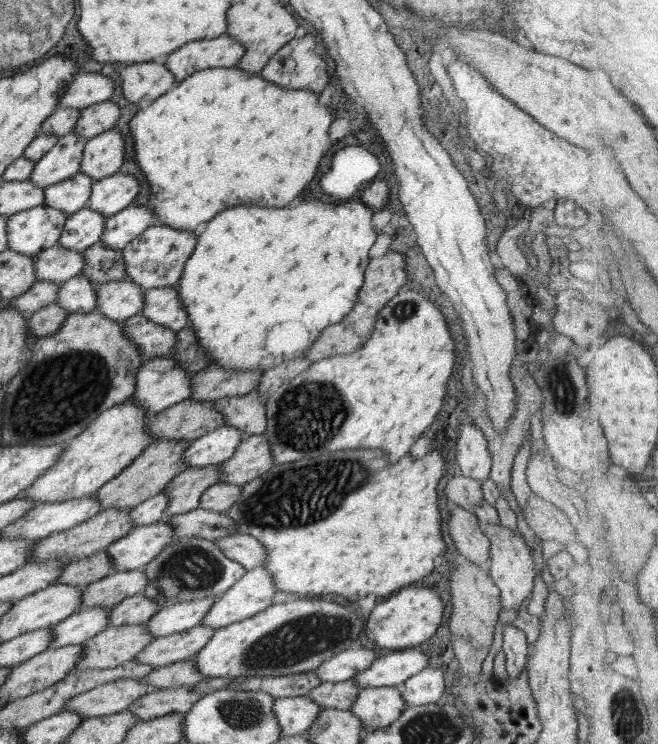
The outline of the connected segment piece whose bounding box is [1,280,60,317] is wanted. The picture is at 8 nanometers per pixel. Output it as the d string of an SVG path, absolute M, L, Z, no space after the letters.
M36 280L36 282L24 293L16 298L1 301L1 308L6 306L20 311L24 317L30 316L38 310L55 304L55 298L60 284L48 282L47 280Z

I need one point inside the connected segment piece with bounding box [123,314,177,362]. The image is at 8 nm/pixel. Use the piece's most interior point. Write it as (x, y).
(152, 340)

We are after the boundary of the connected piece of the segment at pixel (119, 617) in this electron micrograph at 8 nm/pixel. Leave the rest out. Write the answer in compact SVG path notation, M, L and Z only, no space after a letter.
M142 593L121 600L109 608L109 626L143 624L157 613L162 602L157 598L147 598Z

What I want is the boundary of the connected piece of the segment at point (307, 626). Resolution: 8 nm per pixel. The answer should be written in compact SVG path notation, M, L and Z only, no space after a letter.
M296 597L294 601L292 598L286 603L270 605L250 618L216 629L191 660L204 678L220 676L231 681L246 676L286 676L315 671L326 659L358 642L365 622L366 614L360 608Z

